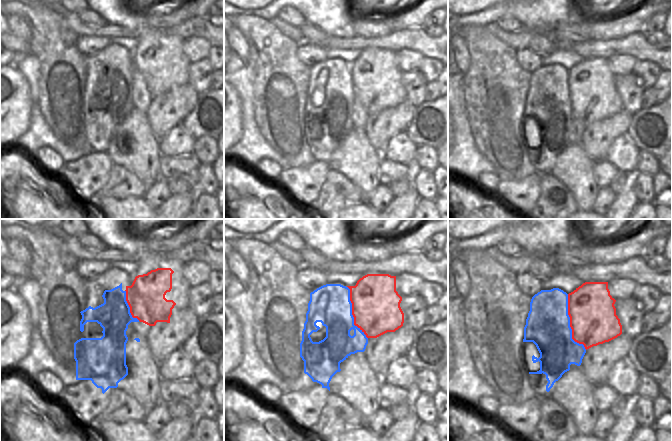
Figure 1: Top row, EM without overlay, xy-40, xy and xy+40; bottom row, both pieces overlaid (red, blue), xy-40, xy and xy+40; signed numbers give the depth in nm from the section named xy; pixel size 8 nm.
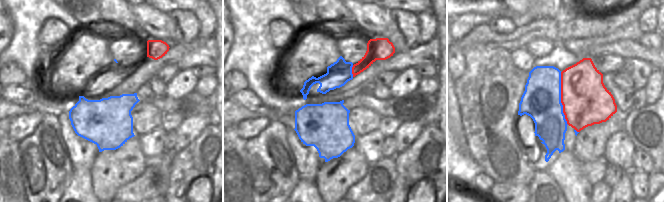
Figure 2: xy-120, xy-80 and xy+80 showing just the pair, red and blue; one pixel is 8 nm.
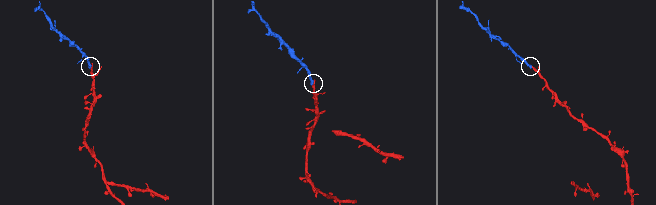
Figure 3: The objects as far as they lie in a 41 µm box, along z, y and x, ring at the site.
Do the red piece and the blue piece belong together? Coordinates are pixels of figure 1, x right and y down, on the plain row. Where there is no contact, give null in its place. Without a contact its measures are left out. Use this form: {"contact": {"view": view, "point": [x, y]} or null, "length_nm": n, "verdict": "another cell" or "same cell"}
{"contact": {"view": "xy+40", "point": [570, 100]}, "length_nm": 480, "verdict": "same cell"}

